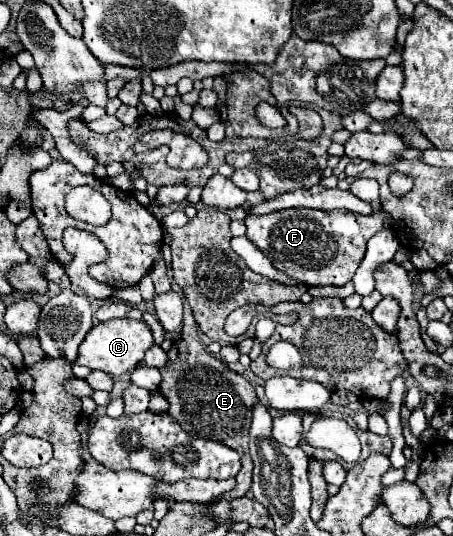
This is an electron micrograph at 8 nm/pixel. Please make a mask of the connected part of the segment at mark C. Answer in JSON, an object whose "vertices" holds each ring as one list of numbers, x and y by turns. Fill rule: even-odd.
{"vertices":[[111,319,105,323,95,325,83,339,77,355,77,363,85,365,93,371,103,371,111,377,123,375,143,359,145,351,153,345,153,333,143,321,133,321,133,319]]}

